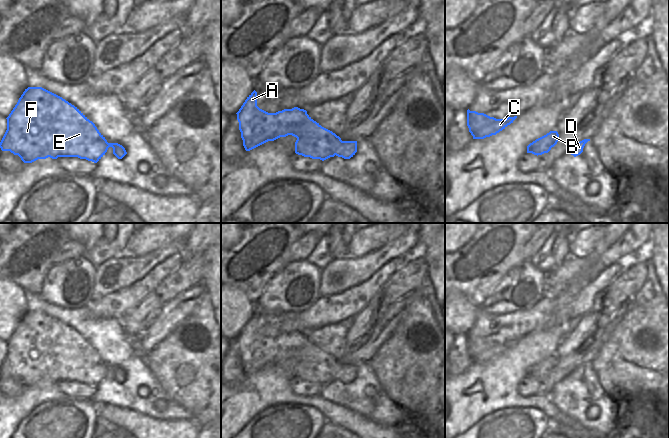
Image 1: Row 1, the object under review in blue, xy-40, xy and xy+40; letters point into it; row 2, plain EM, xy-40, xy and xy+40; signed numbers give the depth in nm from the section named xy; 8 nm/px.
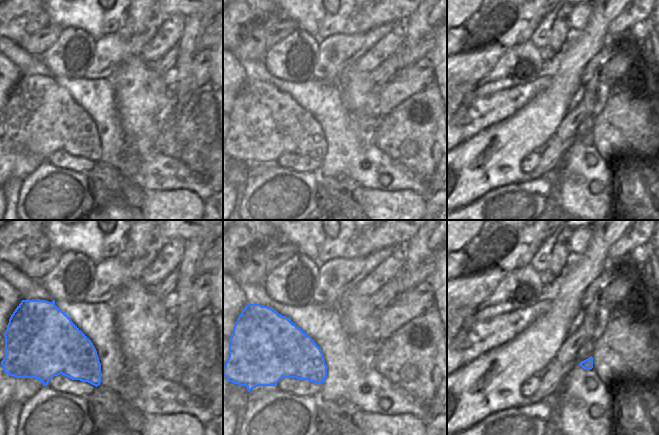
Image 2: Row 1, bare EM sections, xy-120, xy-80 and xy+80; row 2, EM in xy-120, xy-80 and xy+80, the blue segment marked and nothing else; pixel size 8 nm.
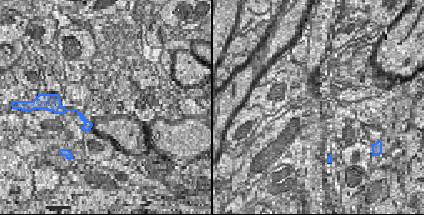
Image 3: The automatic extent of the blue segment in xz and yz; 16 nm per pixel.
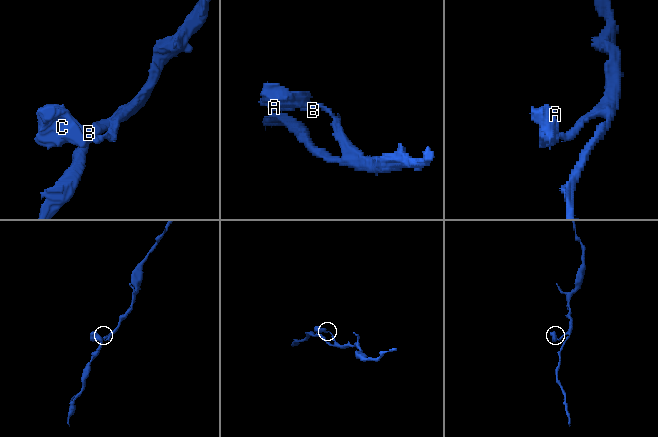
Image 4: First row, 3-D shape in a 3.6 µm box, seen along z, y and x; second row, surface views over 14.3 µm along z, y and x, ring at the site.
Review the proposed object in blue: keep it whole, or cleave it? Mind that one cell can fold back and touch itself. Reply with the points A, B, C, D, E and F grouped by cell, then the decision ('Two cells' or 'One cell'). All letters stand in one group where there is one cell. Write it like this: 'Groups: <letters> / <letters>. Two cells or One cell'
Groups: A B C D E F. One cell

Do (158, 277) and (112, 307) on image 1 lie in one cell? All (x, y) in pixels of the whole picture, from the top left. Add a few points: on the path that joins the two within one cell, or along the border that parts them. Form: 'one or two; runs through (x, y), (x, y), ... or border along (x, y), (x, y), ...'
one; runs through (147, 285), (123, 301)

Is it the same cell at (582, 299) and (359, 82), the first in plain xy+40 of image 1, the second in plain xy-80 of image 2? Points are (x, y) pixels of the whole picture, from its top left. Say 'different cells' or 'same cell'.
different cells

